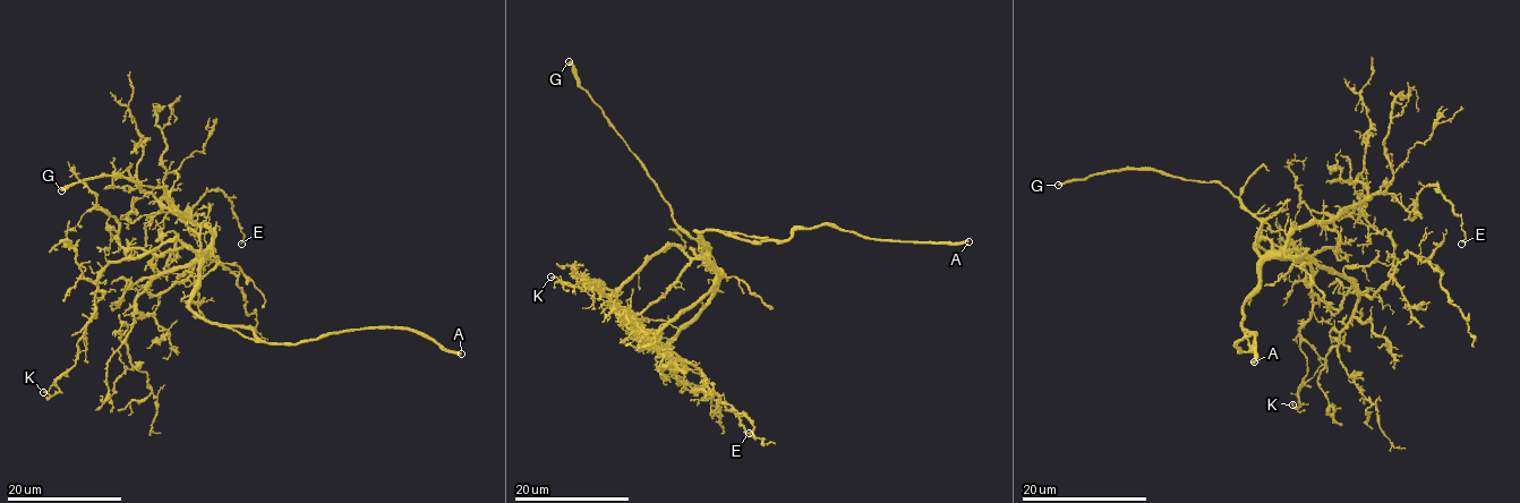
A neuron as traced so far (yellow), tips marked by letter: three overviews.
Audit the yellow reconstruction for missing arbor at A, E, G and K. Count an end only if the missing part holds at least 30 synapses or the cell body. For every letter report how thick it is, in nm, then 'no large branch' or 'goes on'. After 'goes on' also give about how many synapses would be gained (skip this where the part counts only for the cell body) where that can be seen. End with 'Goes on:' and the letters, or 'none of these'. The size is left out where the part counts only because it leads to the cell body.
A: 400 nm thick; no large branch
E: 140 nm thick; no large branch
G: 360 nm thick; goes on
K: 180 nm thick; no large branch
Goes on: G

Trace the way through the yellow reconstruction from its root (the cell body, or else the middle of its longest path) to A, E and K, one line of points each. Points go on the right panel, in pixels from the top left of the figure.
A: (1266, 261), (1260, 289), (1243, 307), (1243, 331), (1252, 351), (1237, 344), (1252, 334), (1254, 361)
E: (1266, 261), (1296, 229), (1332, 223), (1363, 198), (1391, 193), (1411, 211), (1427, 185), (1461, 218), (1461, 244)
K: (1266, 261), (1271, 244), (1260, 238), (1312, 270), (1312, 318), (1300, 329), (1307, 373), (1292, 405)

